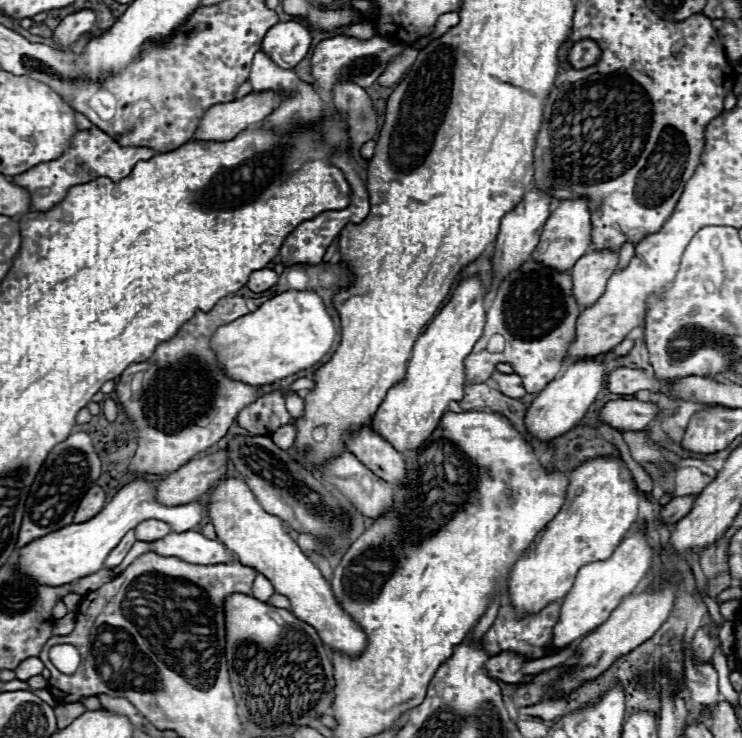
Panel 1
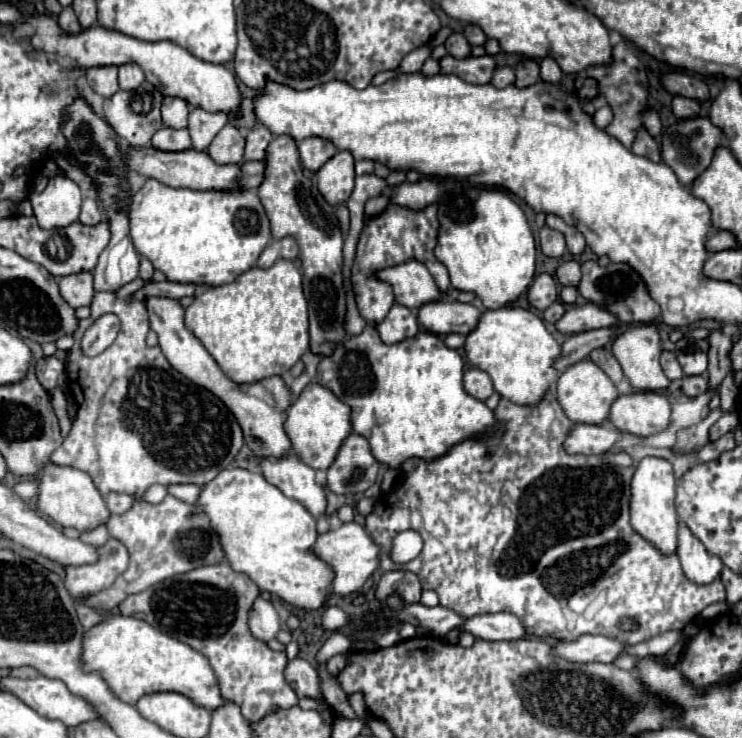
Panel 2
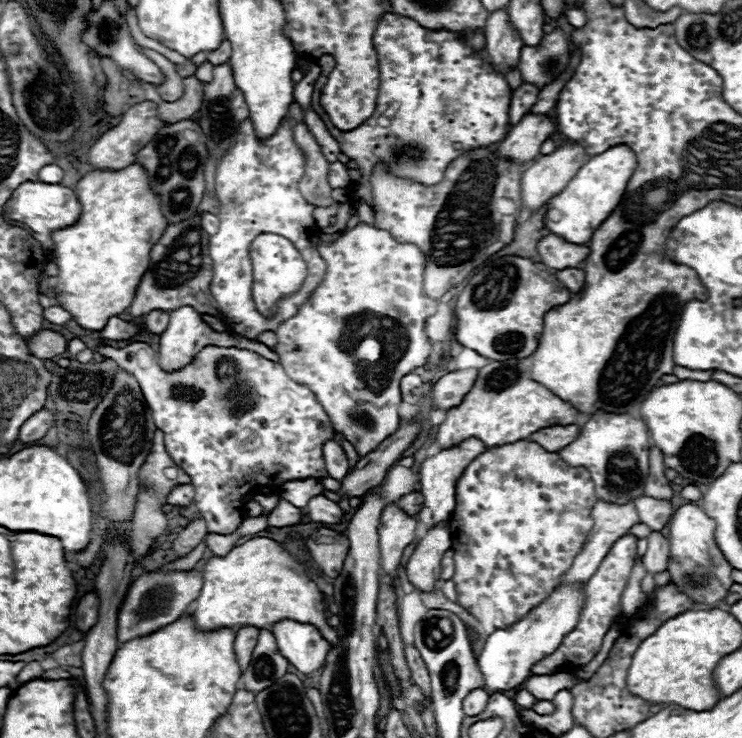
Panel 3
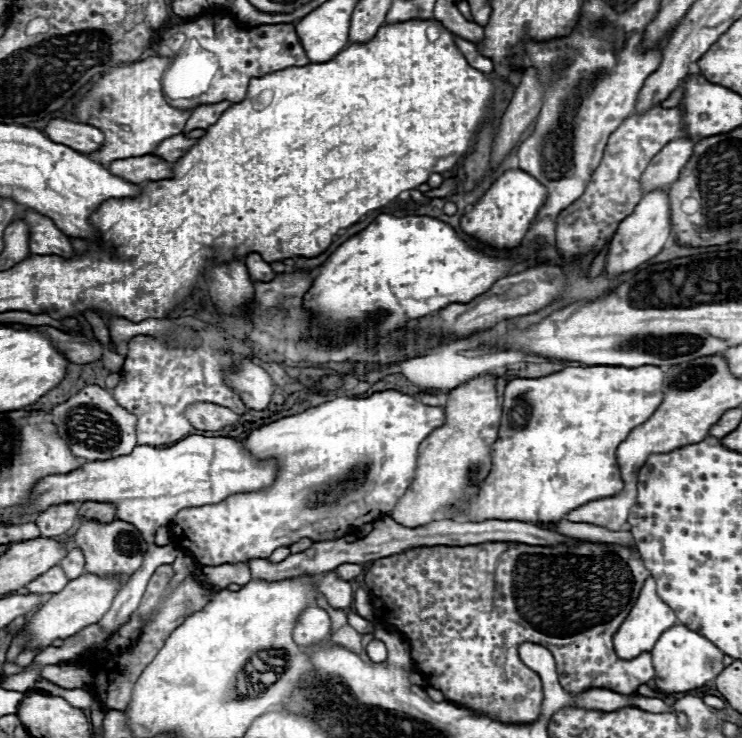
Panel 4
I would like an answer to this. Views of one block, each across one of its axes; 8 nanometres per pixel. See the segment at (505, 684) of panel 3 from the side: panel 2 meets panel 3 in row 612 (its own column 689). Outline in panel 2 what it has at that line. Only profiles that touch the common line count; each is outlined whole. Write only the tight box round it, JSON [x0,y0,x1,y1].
[676,522,722,584]

